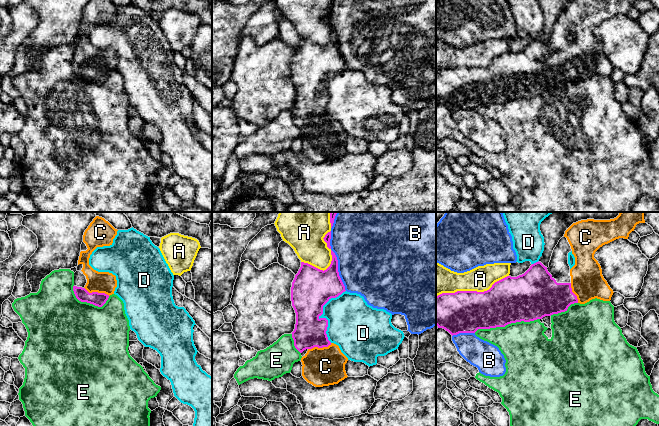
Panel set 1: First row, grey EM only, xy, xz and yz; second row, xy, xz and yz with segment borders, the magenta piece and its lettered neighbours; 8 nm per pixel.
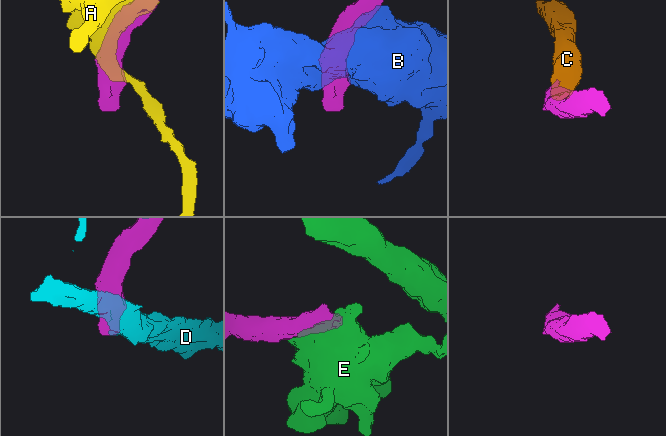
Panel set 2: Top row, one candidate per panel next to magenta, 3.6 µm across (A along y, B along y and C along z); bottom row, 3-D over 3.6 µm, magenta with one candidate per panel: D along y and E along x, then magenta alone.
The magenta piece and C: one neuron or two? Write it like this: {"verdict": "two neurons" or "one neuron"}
{"verdict": "one neuron"}

